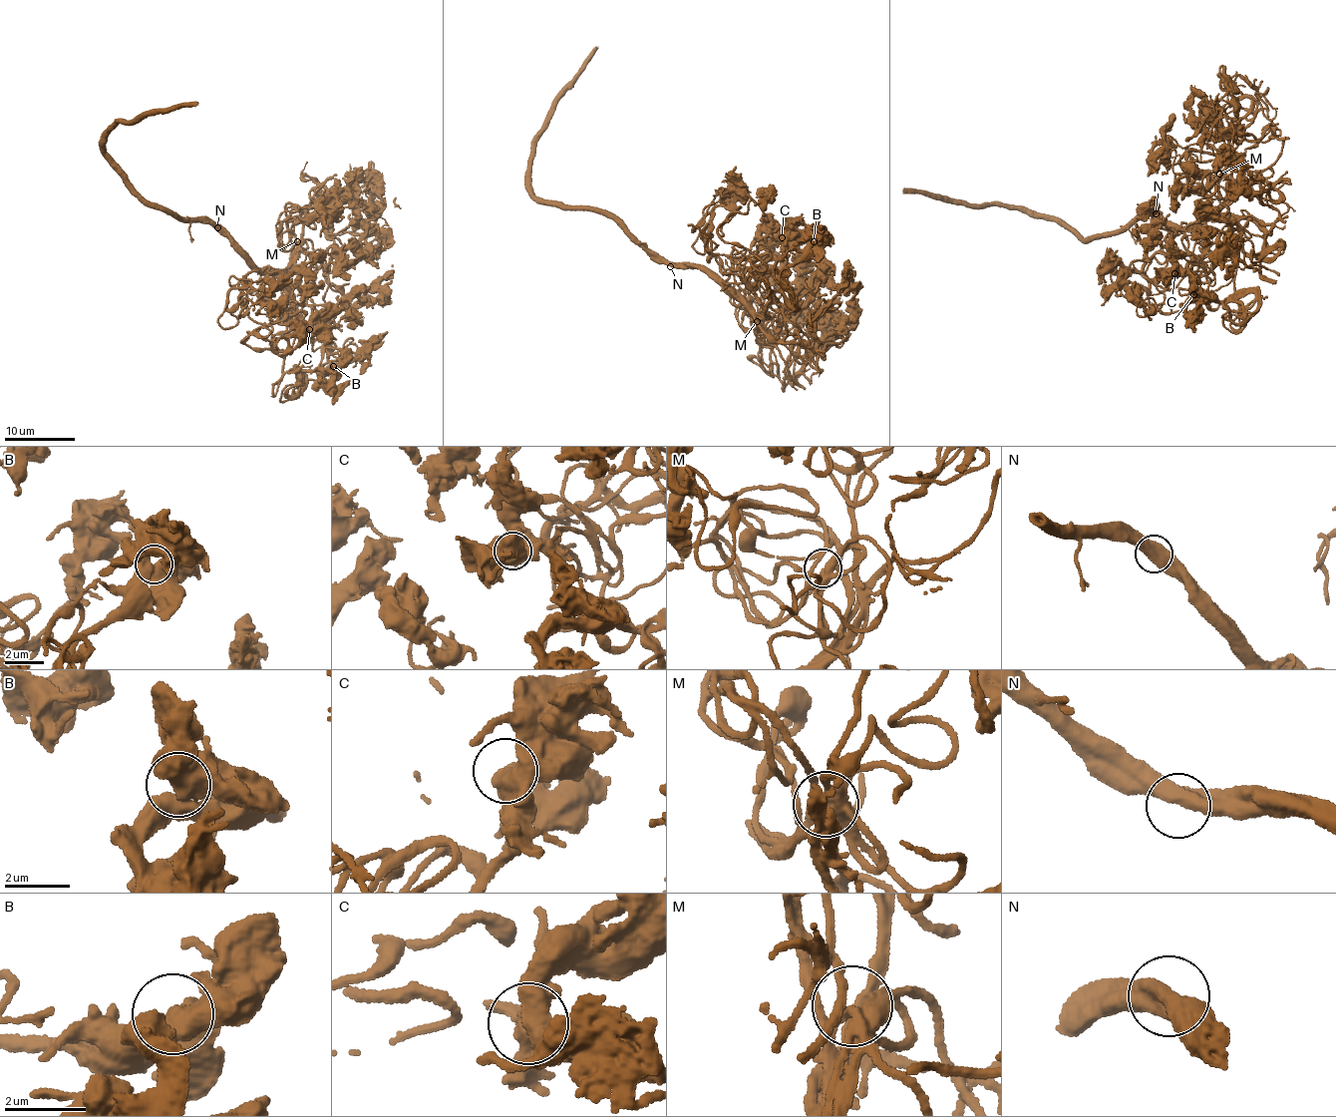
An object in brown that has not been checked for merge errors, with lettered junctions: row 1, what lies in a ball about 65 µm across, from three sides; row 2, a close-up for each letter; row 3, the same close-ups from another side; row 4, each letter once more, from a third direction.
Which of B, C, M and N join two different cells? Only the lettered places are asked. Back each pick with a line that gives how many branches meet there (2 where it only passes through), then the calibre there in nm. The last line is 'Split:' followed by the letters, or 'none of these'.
Split: none of these

